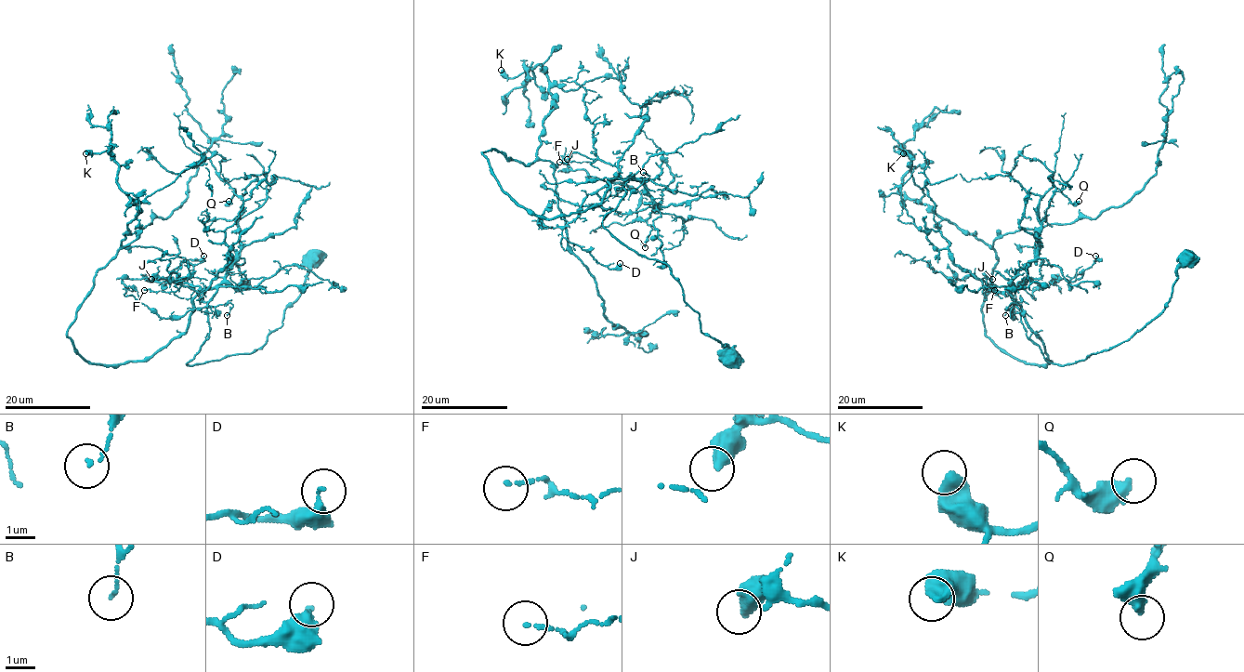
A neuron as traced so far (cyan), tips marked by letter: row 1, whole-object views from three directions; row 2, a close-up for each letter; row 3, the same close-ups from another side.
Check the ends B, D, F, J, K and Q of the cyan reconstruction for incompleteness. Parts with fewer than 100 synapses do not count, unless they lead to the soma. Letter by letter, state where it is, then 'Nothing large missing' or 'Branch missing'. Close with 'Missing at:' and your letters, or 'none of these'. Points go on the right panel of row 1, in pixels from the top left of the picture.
B: Place: (1005, 315). Nothing large missing
D: Place: (1095, 256). Nothing large missing
F: Place: (994, 290). Nothing large missing
J: Place: (992, 279). Nothing large missing
K: Place: (903, 153). Nothing large missing
Q: Place: (1079, 201). Nothing large missing
Missing at: none of these

